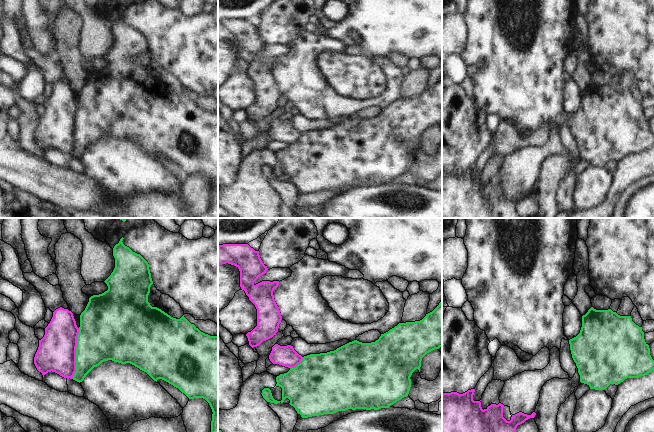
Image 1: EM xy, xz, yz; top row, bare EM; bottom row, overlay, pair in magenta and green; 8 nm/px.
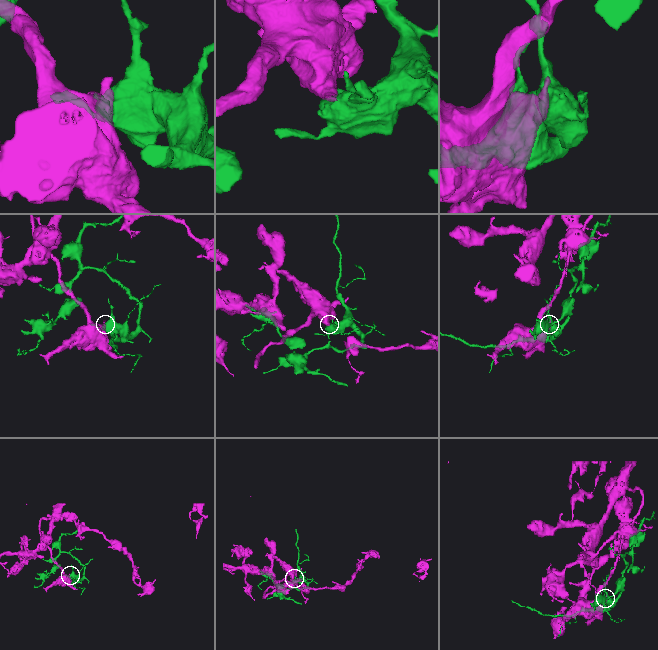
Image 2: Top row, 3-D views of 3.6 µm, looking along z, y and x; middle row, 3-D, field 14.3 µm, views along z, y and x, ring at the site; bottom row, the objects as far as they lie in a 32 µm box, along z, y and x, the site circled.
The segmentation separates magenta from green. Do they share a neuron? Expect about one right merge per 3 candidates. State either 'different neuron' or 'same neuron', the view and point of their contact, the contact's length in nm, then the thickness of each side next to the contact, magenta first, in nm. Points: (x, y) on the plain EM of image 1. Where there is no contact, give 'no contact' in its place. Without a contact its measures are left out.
different neuron | xy (75, 129) | 420 nm | 300/380 nm

